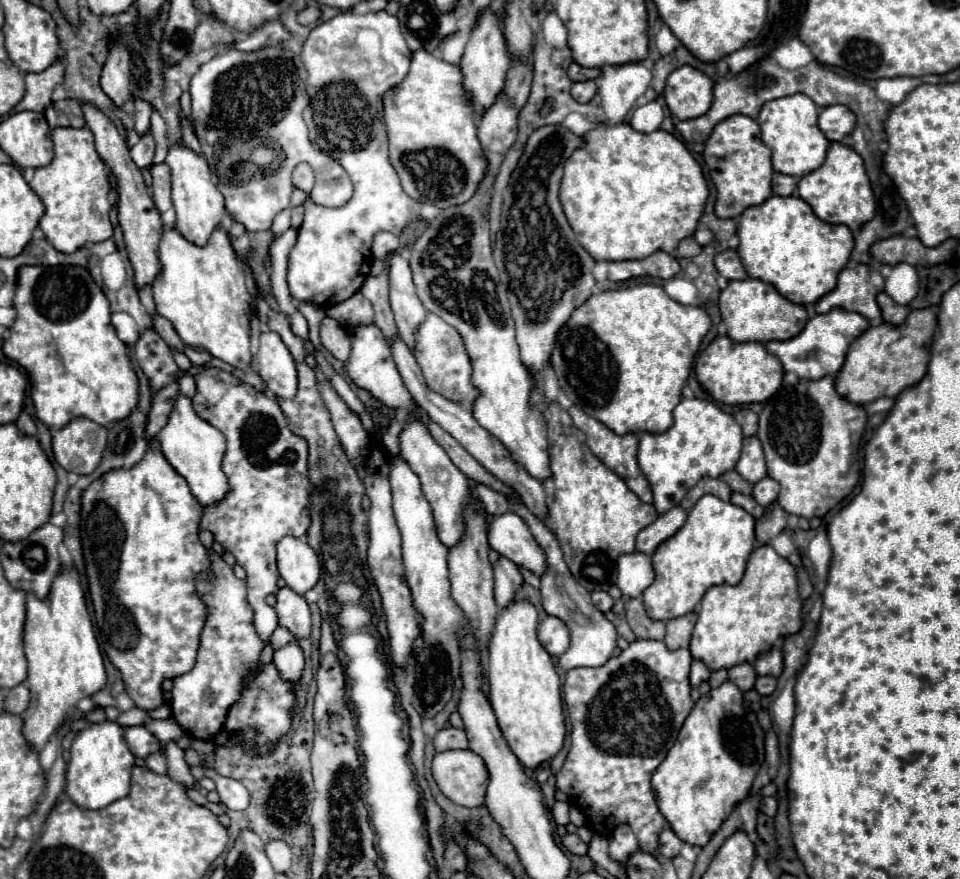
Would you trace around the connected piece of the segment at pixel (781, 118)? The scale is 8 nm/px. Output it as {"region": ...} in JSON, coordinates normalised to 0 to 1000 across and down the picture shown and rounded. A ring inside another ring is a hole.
{"region":[[[839,107],[816,109],[809,114],[803,114],[793,123],[789,139],[793,143],[795,164],[805,171],[807,196],[814,196],[832,205],[834,200],[841,200],[843,196],[851,193],[859,184],[859,173],[864,171],[866,162],[851,146],[851,132],[853,132],[853,123]]]}

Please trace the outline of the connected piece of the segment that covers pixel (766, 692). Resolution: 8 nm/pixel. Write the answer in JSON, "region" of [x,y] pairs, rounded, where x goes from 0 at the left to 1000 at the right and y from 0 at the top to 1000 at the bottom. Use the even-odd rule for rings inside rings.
{"region":[[[791,769],[789,776],[786,776],[786,785],[793,790],[793,792],[803,792],[809,783],[809,774],[805,769]]]}

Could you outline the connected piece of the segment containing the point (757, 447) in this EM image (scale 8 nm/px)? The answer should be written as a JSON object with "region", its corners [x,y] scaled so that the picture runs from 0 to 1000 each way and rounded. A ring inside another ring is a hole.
{"region":[[[782,496],[774,501],[774,512],[772,512],[772,521],[766,530],[766,535],[772,539],[774,546],[778,546],[782,553],[789,551],[791,546],[795,546],[799,542],[799,532],[797,532],[797,519],[793,514],[793,503]]]}

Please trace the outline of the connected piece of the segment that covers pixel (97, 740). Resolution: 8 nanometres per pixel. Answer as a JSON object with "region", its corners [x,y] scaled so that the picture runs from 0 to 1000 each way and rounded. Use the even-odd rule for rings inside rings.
{"region":[[[103,821],[84,830],[74,849],[74,865],[68,881],[70,908],[86,922],[103,922],[134,903],[139,858],[134,856],[128,828],[122,821]]]}

